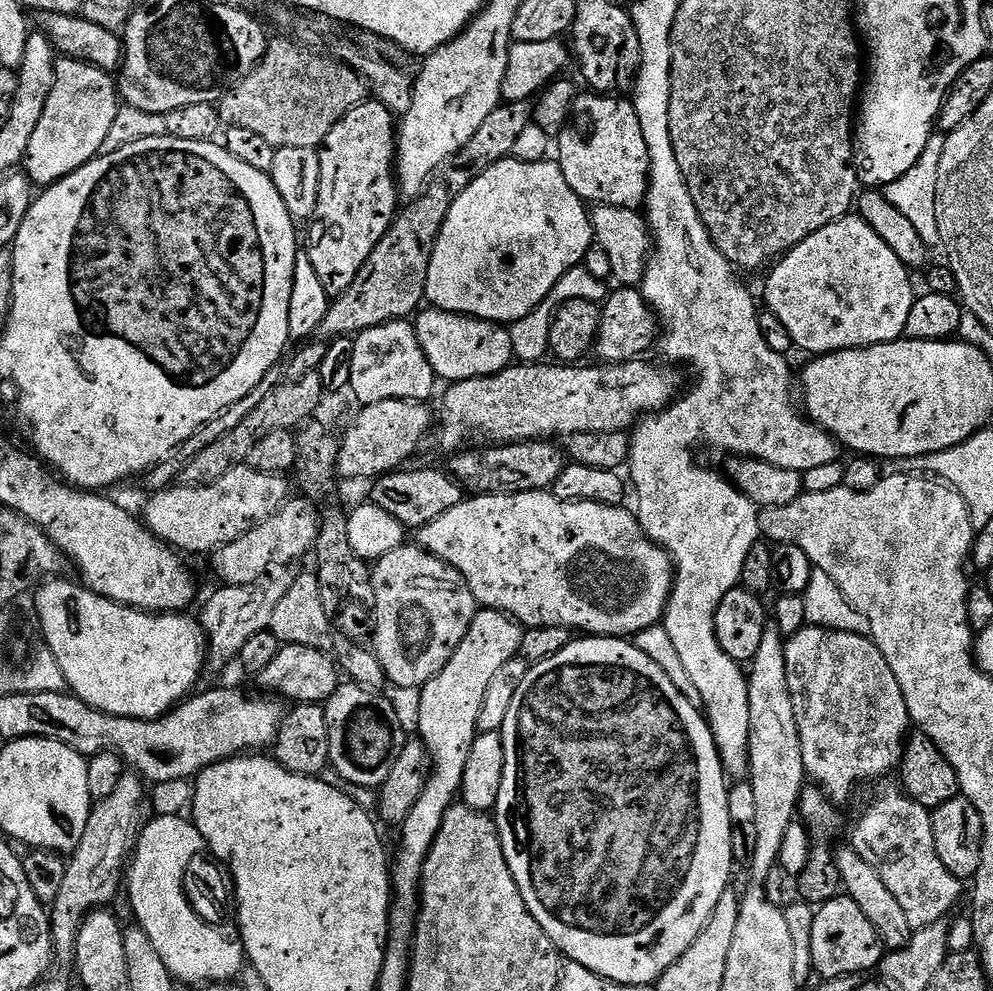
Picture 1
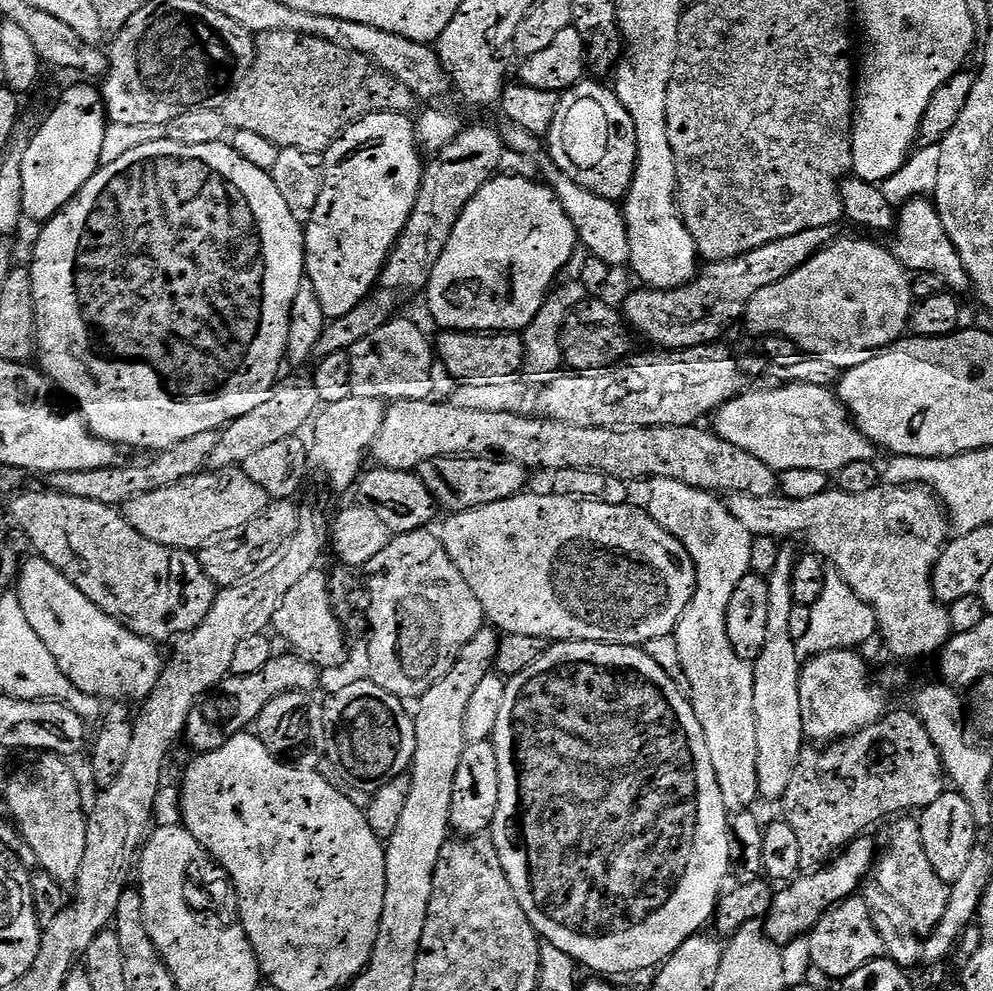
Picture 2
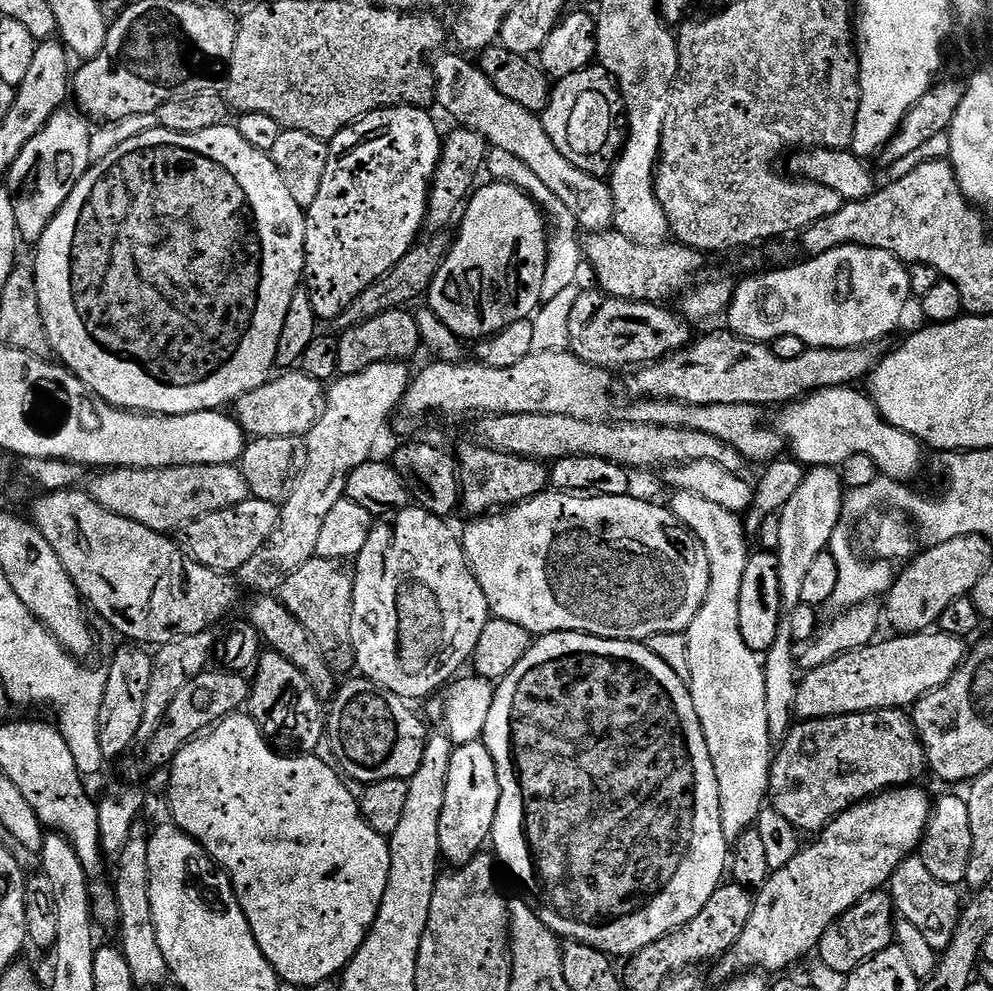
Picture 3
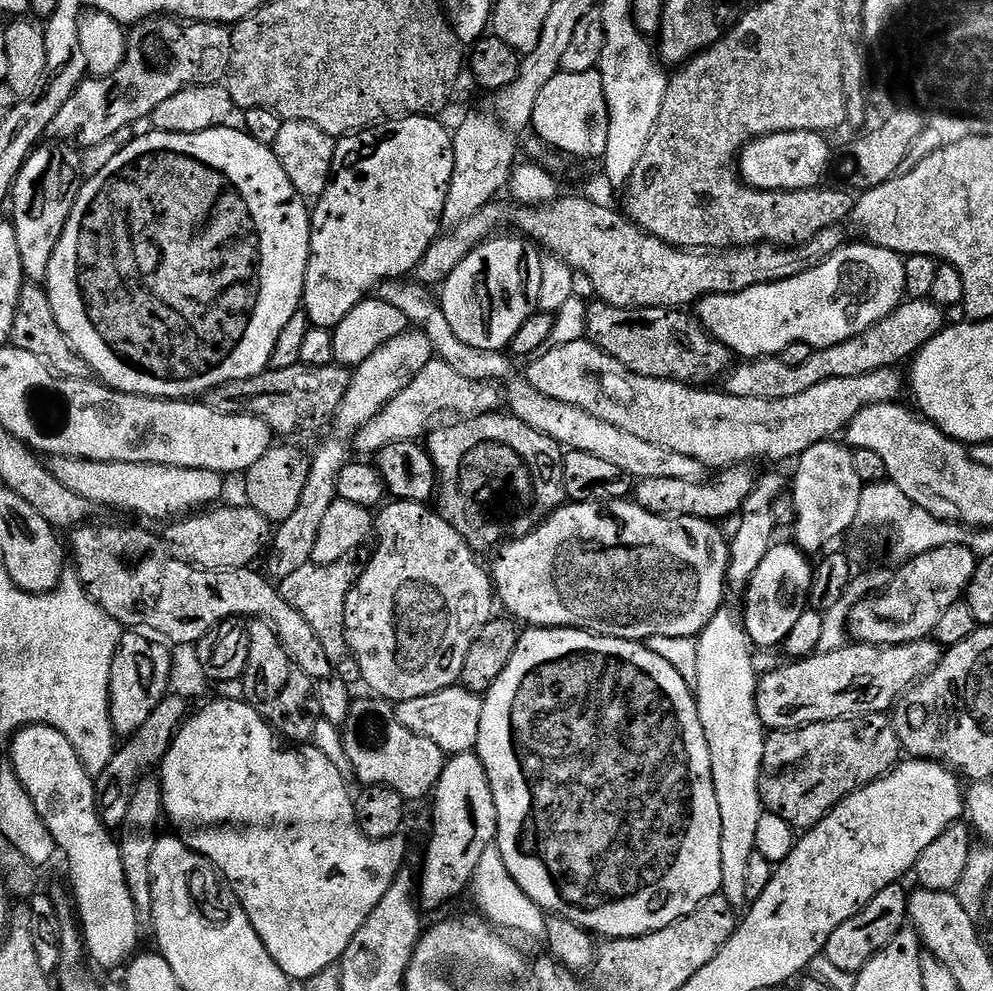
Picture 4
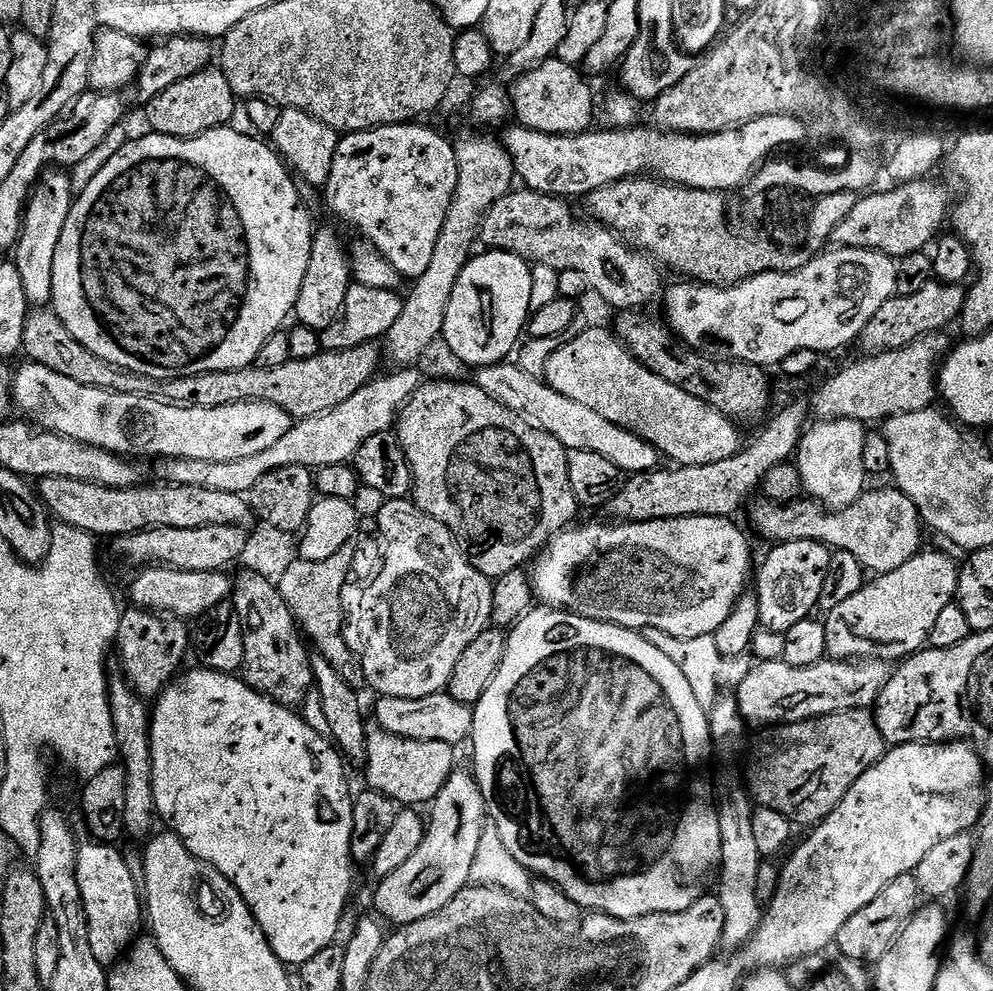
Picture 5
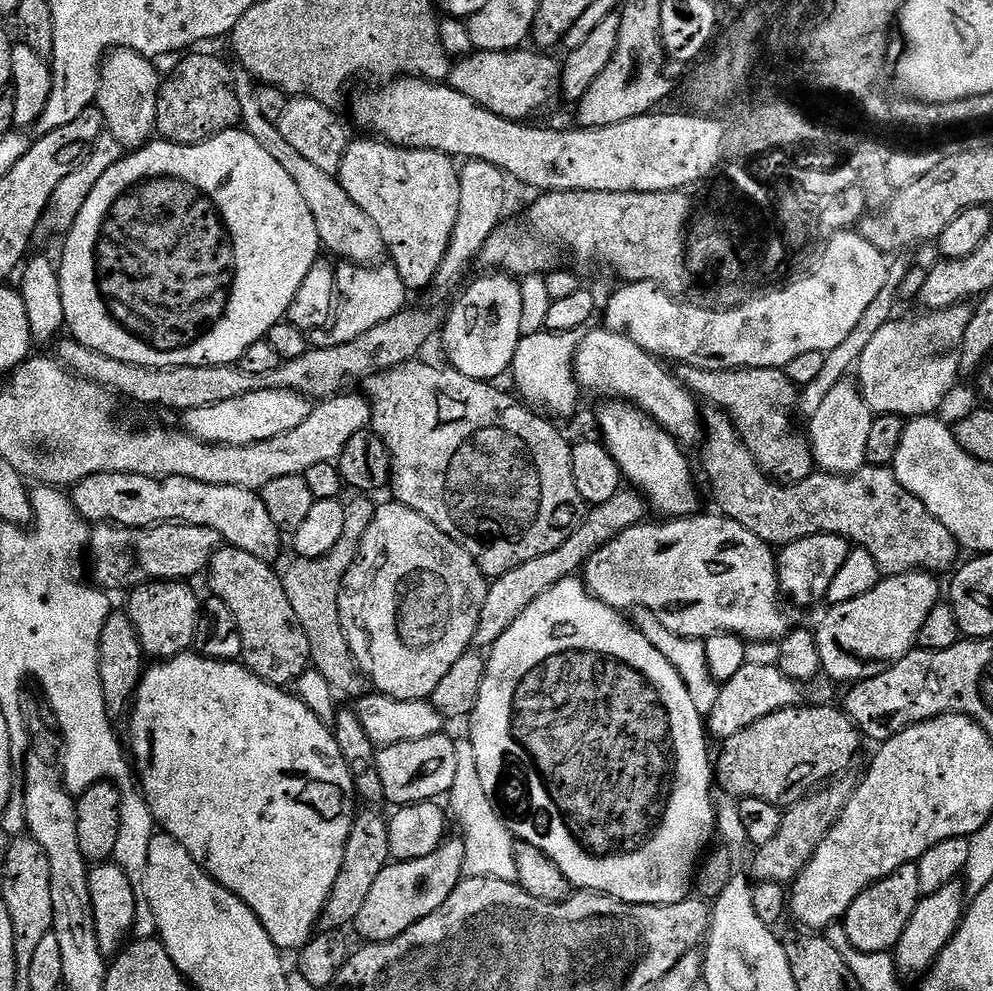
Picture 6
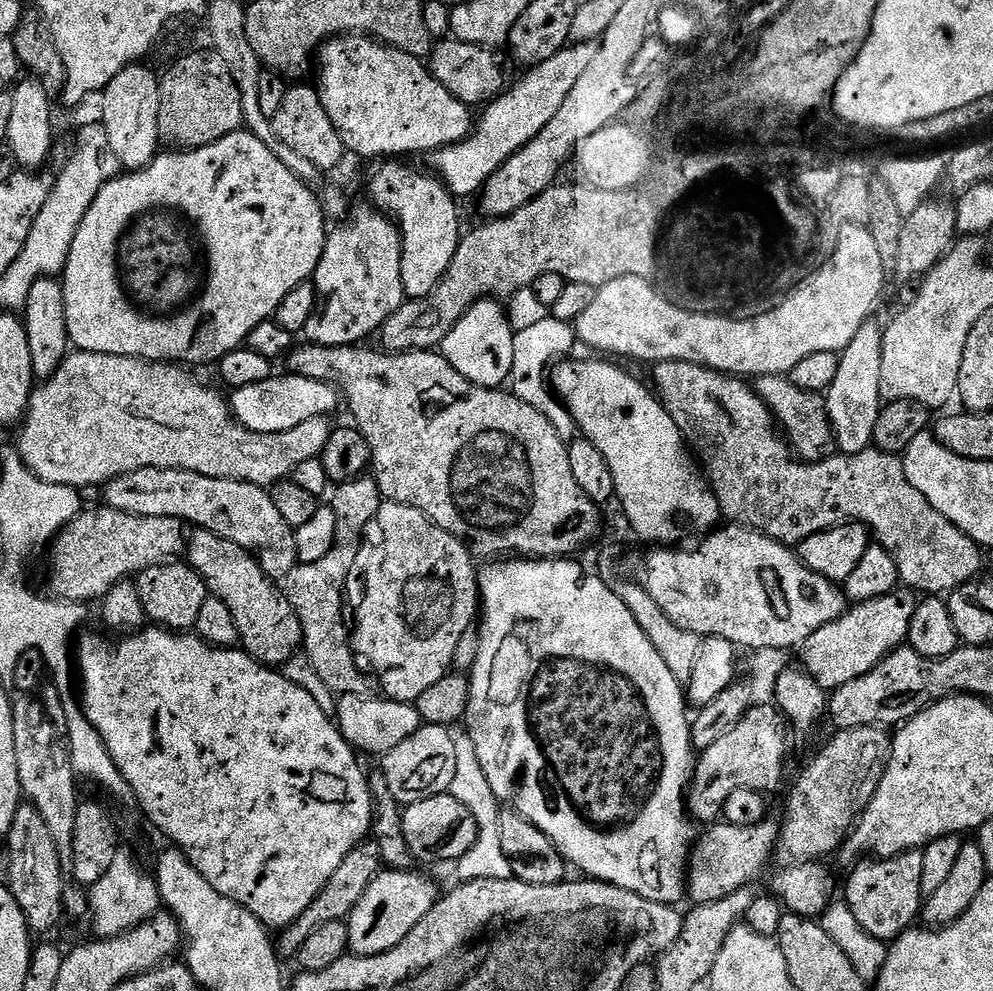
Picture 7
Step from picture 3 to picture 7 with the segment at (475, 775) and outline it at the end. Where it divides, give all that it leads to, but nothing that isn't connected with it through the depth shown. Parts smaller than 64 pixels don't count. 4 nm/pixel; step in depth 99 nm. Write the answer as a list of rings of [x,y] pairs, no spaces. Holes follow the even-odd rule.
[[[384,870],[366,886],[358,906],[346,921],[350,930],[348,947],[353,956],[373,956],[394,950],[426,914],[435,906],[438,899],[436,884],[428,876],[417,870]]]

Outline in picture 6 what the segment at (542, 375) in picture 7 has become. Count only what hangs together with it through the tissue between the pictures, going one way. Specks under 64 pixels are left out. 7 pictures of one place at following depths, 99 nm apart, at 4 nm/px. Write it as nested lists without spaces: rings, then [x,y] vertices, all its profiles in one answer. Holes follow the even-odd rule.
[[[540,331],[521,336],[510,369],[510,376],[516,379],[515,391],[525,392],[530,399],[537,400],[541,409],[549,408],[553,417],[574,415],[580,404],[580,396],[582,397],[582,389],[577,384],[576,373],[572,369],[580,338],[580,332]]]

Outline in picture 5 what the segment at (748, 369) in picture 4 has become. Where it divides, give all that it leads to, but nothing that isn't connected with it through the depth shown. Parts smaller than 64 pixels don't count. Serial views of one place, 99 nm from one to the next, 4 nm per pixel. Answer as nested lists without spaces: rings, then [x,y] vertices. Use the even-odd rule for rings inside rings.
[[[933,278],[914,294],[905,297],[897,295],[888,300],[886,306],[881,306],[878,314],[874,314],[870,322],[866,322],[858,341],[861,353],[875,354],[898,350],[923,336],[943,333],[947,324],[955,325],[959,321],[964,310],[965,295],[965,289],[961,285],[941,284]]]

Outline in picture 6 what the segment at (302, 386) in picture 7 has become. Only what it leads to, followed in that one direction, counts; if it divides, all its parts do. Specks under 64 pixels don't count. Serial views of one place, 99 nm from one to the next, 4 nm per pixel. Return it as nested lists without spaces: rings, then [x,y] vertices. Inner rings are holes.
[[[271,388],[235,396],[230,398],[230,402],[218,402],[218,406],[185,412],[182,416],[182,428],[189,436],[204,440],[207,444],[246,446],[256,444],[259,440],[278,438],[294,430],[294,426],[302,426],[302,422],[310,418],[312,409],[313,405],[307,396],[299,396],[285,388]]]

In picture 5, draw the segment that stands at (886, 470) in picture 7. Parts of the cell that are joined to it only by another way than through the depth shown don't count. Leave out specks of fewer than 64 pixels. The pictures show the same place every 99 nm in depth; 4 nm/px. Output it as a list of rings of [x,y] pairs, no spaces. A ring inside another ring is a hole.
[[[895,486],[865,490],[856,502],[840,511],[831,511],[816,499],[801,498],[793,504],[775,504],[763,498],[752,508],[756,532],[773,545],[813,540],[833,550],[849,552],[869,573],[879,574],[906,566],[922,550],[925,525],[914,502]]]

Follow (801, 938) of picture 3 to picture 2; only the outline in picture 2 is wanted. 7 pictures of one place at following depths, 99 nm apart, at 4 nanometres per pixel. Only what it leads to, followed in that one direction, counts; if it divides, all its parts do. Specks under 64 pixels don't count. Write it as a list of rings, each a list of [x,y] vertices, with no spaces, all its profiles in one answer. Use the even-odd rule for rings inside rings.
[[[871,835],[857,836],[843,852],[828,861],[819,870],[811,874],[801,874],[787,886],[775,893],[772,898],[772,909],[766,917],[766,931],[768,938],[775,944],[785,946],[792,940],[807,937],[812,927],[820,921],[821,916],[832,911],[837,904],[855,896],[861,891],[865,883],[864,875],[873,871],[878,860],[878,848],[871,840]]]

